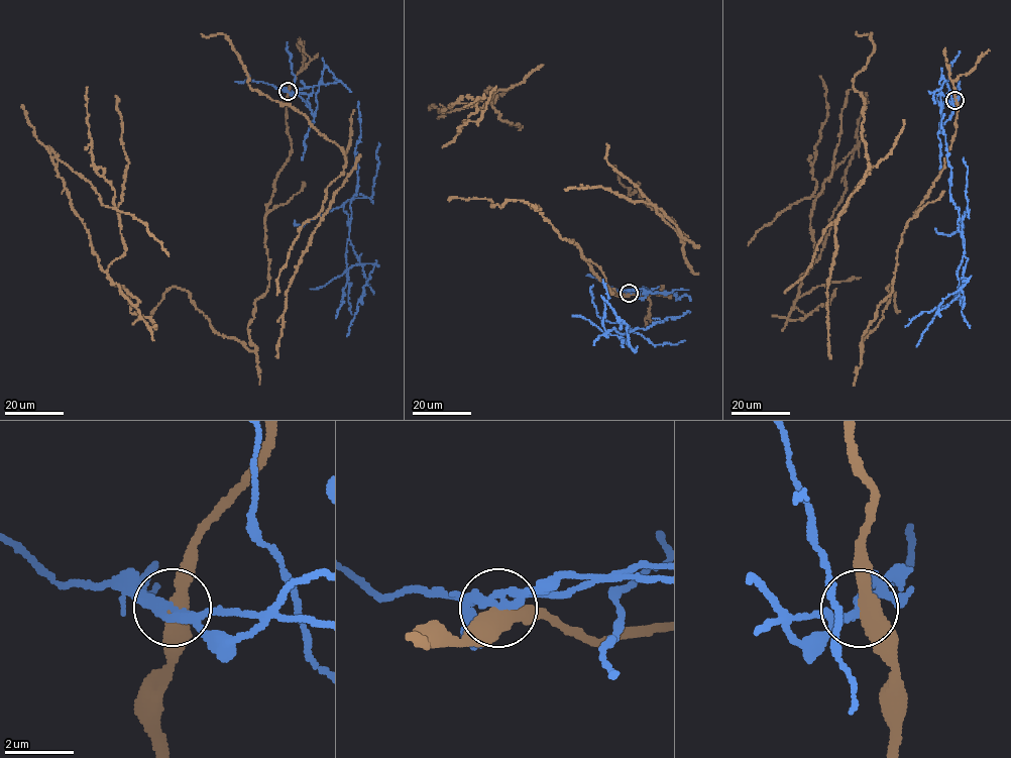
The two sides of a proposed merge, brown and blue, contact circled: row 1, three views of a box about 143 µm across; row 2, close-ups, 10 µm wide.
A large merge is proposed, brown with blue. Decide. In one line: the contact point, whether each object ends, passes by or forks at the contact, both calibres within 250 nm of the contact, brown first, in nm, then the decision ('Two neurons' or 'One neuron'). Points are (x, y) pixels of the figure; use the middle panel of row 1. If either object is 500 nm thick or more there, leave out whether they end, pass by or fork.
Place: (629, 293). At the ring brown passes by. At the ring blue passes by. Thickness 440 nm (brown) against 280 nm. Two neurons

